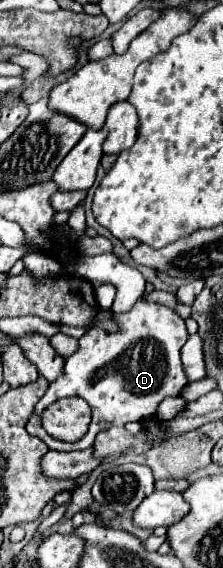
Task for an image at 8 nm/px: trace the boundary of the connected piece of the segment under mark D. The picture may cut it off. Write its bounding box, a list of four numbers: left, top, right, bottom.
[27,300,189,450]

